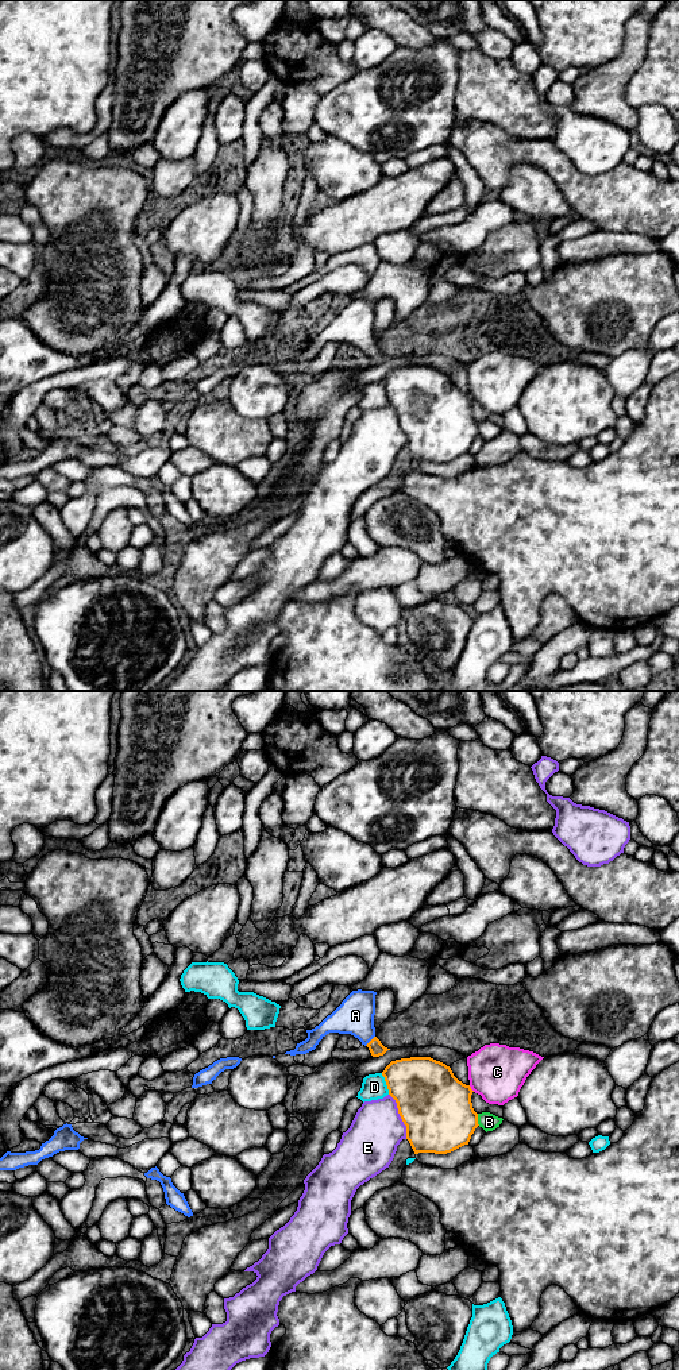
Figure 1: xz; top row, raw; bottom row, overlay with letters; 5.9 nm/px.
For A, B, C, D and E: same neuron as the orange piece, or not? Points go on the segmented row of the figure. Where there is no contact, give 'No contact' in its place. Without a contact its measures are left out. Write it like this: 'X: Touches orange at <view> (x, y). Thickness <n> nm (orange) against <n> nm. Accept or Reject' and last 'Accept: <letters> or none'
A: Touches orange at xz (370, 1041). Thickness 90 nm (orange) against 220 nm. Accept
B: Touches orange at xz (477, 1119). Thickness 420 nm (orange) against 110 nm. Reject
C: Touches orange at xz (470, 1088). Thickness 420 nm (orange) against 340 nm. Reject
D: Touches orange at xz (386, 1084). Thickness 380 nm (orange) against 150 nm. Reject
E: Touches orange at xz (400, 1115). Thickness 420 nm (orange) against 320 nm. Reject
Accept: A

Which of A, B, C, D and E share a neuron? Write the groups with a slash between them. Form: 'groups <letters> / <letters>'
groups A / B / C / D / E

